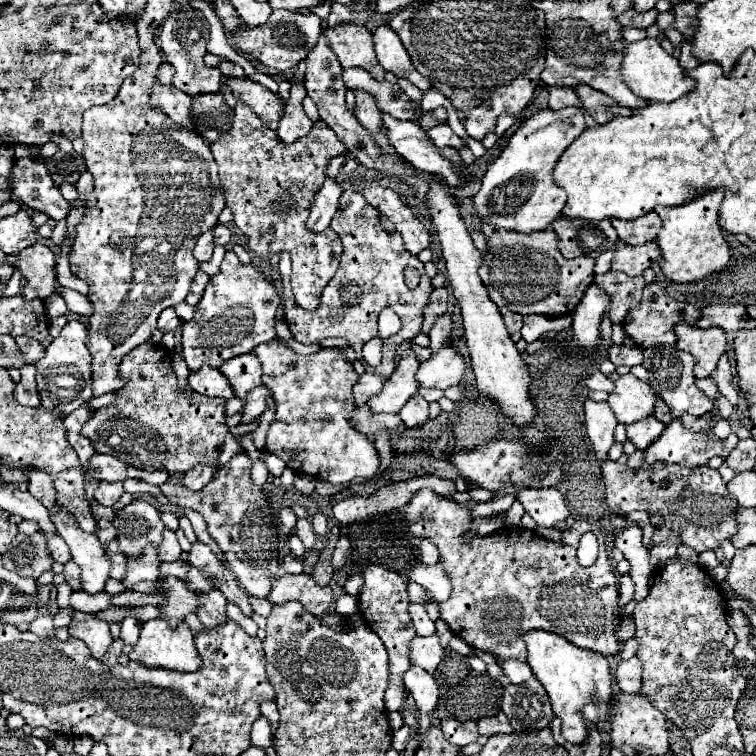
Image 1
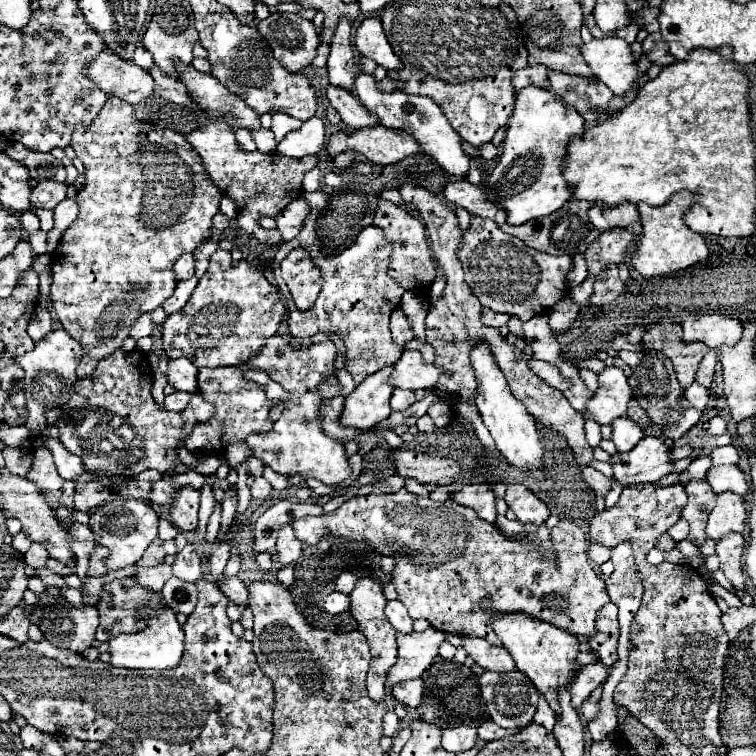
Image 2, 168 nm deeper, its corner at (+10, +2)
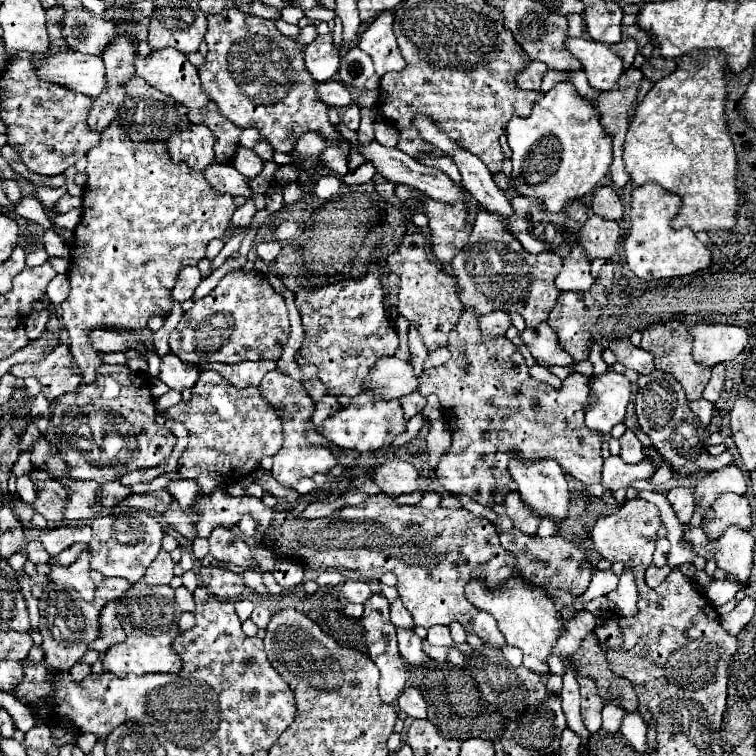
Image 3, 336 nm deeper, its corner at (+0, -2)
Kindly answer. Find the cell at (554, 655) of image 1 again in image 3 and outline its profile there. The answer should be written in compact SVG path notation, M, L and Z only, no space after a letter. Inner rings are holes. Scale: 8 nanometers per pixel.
M515 576L515 578L509 578L497 590L491 590L485 586L483 578L477 578L467 584L465 596L475 608L489 612L497 620L497 626L499 626L501 634L505 636L505 642L523 652L525 668L529 668L535 674L549 676L549 668L543 660L551 654L551 648L553 648L559 632L563 630L563 620L561 620L559 612L555 610L553 600L547 598L547 594L541 588L533 588L525 578Z

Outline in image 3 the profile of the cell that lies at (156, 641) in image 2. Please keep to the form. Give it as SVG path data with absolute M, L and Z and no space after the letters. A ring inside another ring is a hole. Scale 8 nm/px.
M141 580L133 584L117 602L121 604L119 620L127 632L127 638L103 654L103 672L113 672L117 676L179 672L179 656L171 650L173 638L179 634L177 622L181 616L181 610L175 602L175 590L171 586L149 586Z

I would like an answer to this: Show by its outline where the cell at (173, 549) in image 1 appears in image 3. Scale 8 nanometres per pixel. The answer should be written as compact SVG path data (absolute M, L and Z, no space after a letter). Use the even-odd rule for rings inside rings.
M159 552L155 562L145 570L145 582L155 586L155 584L169 584L173 580L173 560L167 552Z

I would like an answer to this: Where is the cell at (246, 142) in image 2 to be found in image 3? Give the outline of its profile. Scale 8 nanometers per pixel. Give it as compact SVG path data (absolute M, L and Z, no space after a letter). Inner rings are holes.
M239 146L233 158L233 166L245 176L245 178L255 178L257 174L261 174L263 170L263 160L255 156L255 152L251 148L243 148Z

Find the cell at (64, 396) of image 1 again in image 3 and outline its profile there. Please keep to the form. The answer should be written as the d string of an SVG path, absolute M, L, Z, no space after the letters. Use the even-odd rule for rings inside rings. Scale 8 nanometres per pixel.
M65 344L55 346L53 352L45 354L43 360L15 364L9 372L17 378L37 378L43 394L49 400L57 398L59 394L73 392L81 384L81 378L71 372L71 352Z

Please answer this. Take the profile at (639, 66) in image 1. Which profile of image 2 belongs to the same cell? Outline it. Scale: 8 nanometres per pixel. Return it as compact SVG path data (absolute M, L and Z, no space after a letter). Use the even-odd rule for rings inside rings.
M607 36L607 38L601 38L601 40L593 38L591 42L581 44L581 52L583 52L587 64L591 66L595 78L599 82L603 82L605 86L609 86L615 96L623 96L623 94L631 92L633 88L635 88L635 94L637 94L643 88L643 84L649 80L647 72L639 72L639 66L637 66L633 52L631 52L631 46L623 38L617 38L617 36Z

